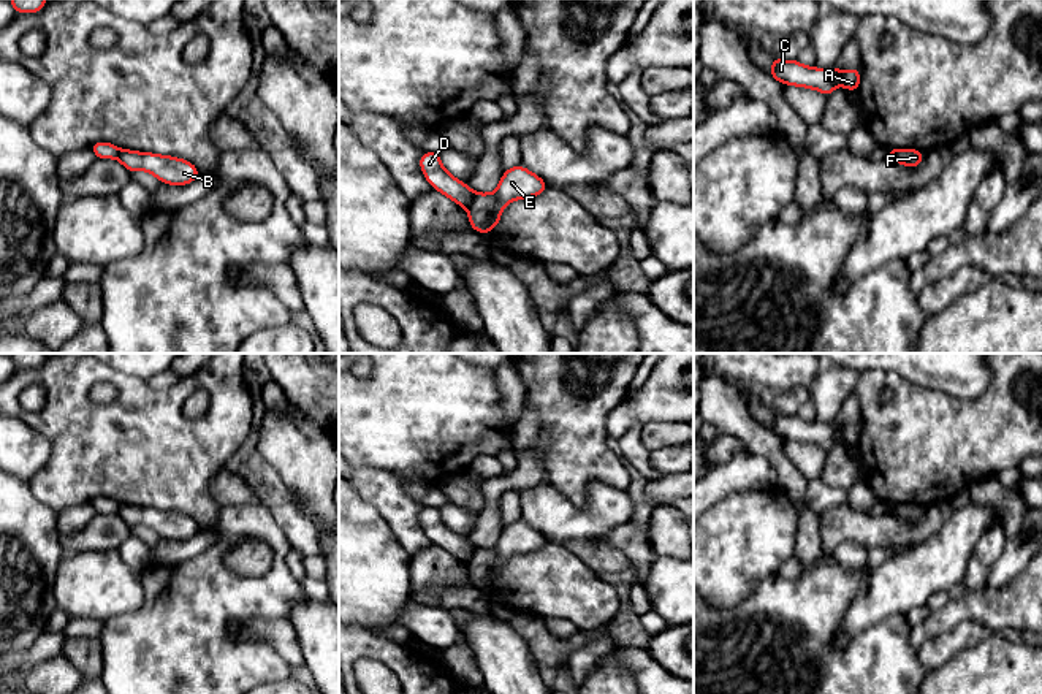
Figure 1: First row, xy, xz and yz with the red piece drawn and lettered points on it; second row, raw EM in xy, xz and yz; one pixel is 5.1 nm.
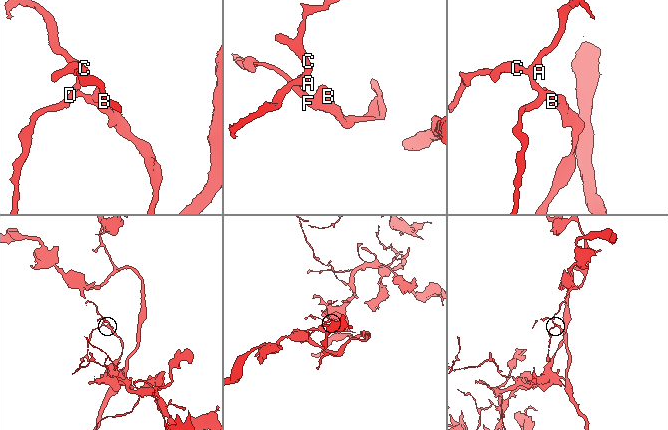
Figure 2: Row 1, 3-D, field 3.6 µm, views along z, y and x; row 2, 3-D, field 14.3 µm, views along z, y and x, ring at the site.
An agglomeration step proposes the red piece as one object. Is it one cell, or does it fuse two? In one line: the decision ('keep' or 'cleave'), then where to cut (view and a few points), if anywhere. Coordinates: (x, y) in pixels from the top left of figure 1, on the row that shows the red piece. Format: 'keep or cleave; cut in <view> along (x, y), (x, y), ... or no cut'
cleave; cut in xz along (475, 194), (466, 206)

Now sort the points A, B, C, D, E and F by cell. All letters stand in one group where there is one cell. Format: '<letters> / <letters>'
A C D / B E F

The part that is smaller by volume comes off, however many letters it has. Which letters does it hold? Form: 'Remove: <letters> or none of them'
Remove: A, C, D

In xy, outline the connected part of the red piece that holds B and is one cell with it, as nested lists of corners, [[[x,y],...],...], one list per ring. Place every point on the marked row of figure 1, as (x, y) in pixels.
[[[120,149],[117,160],[130,174],[144,170],[160,182],[171,185],[187,185],[200,176],[193,163],[177,157]]]

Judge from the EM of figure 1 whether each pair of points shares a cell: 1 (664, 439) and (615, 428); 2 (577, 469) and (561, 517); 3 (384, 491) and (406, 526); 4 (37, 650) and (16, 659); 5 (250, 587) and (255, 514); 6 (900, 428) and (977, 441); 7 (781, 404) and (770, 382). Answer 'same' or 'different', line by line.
1: different
2: different
3: same
4: same
5: same
6: same
7: different

